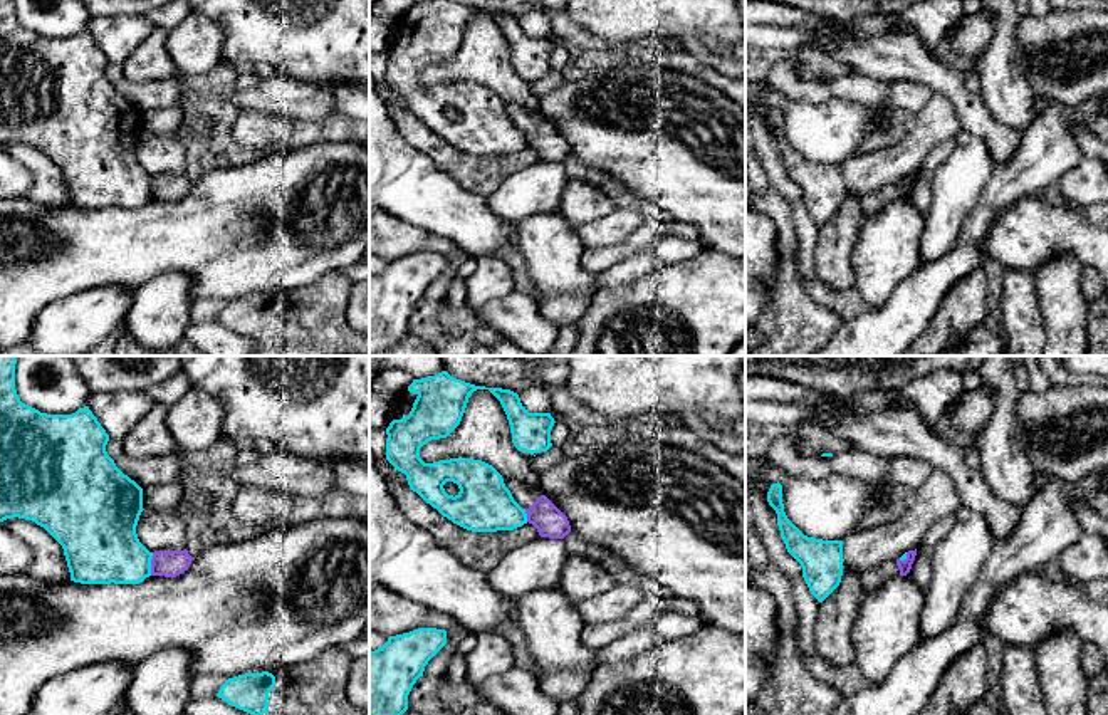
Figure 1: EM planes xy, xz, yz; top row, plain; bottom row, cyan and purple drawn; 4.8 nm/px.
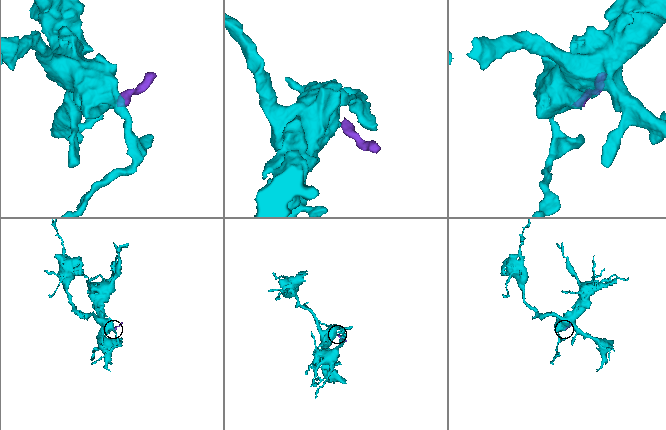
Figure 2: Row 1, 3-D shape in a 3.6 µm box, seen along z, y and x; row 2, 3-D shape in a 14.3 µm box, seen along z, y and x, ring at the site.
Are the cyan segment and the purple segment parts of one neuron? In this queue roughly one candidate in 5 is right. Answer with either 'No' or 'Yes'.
No

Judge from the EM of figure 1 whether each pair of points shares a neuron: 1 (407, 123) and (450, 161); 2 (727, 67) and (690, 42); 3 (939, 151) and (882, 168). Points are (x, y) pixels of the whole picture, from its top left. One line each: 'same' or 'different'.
1: same
2: same
3: different

